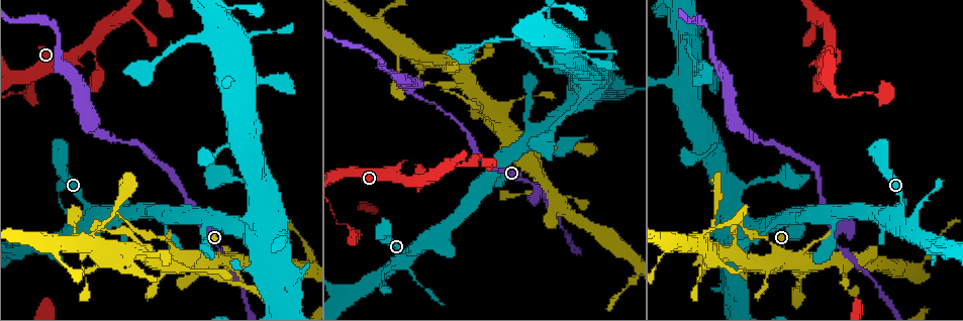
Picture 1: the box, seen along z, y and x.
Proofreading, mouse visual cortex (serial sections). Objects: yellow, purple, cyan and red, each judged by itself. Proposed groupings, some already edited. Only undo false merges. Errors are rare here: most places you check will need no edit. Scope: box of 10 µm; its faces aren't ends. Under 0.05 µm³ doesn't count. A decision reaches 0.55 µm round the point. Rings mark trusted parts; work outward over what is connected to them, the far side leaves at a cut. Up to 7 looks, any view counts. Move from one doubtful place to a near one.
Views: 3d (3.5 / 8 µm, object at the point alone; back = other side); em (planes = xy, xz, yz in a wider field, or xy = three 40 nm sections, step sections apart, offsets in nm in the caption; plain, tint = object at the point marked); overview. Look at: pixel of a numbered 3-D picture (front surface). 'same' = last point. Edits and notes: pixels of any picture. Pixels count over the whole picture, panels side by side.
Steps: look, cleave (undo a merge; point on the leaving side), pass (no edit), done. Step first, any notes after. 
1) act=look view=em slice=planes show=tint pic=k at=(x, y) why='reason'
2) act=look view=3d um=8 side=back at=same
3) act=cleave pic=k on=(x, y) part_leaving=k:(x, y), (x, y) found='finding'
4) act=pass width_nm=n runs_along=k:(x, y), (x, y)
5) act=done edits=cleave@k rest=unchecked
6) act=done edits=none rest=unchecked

act=look view=3d um=3.5 pic=1 at=(91, 43) why='three arms meet'

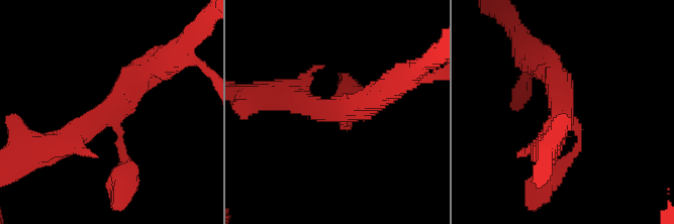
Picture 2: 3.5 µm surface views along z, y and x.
act=look view=em slice=planes show=tint pic=2 at=(105, 113) arms=3 arm_widths_nm=150,400,450

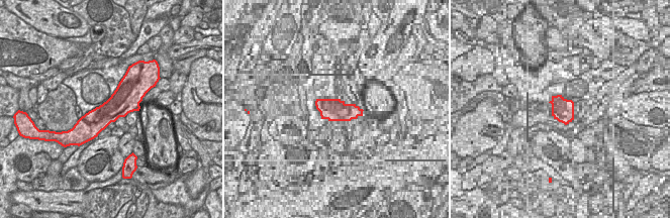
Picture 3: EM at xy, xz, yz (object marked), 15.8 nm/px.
act=pass width_nm=400 runs_along=2:(51, 145), (106, 114), (153, 68) found='continuous, no second cell'

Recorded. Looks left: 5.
act=look view=3d um=3.5 pic=1 at=(451, 84) why='thick turns thin'

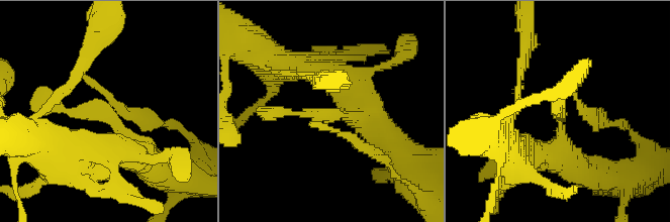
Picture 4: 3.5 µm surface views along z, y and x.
act=look view=em slice=xy step=2 show=tint pic=4 at=(562, 113) why='shape alone is not enough'

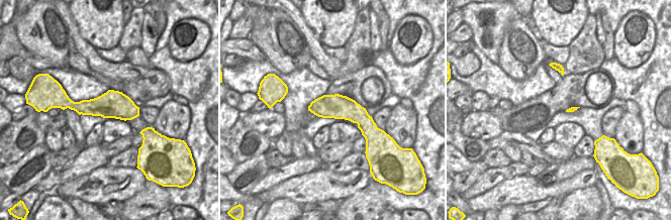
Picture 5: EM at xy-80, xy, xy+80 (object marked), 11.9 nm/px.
act=pass runs_along=4:(375, 122), (366, 114), (269, 114) found='all the same cell'

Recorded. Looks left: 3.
act=look view=3d um=3.5 pic=1 at=(777, 176) why='abrupt turn'

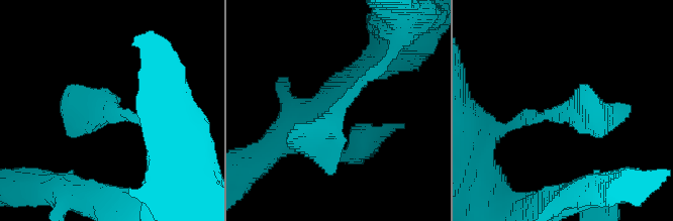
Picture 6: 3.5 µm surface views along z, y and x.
act=look view=em slice=xy step=2 show=tint pic=6 at=(340, 106) arm_widths_nm=200,400

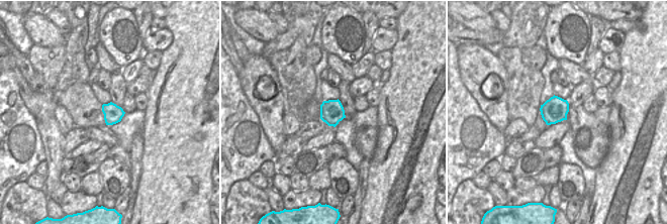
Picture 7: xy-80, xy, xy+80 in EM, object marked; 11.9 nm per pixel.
act=pass runs_along=6:(386, 61), (317, 132), (326, 161) found='all the same cell'

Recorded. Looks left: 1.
act=done edits=none rest=unchecked

